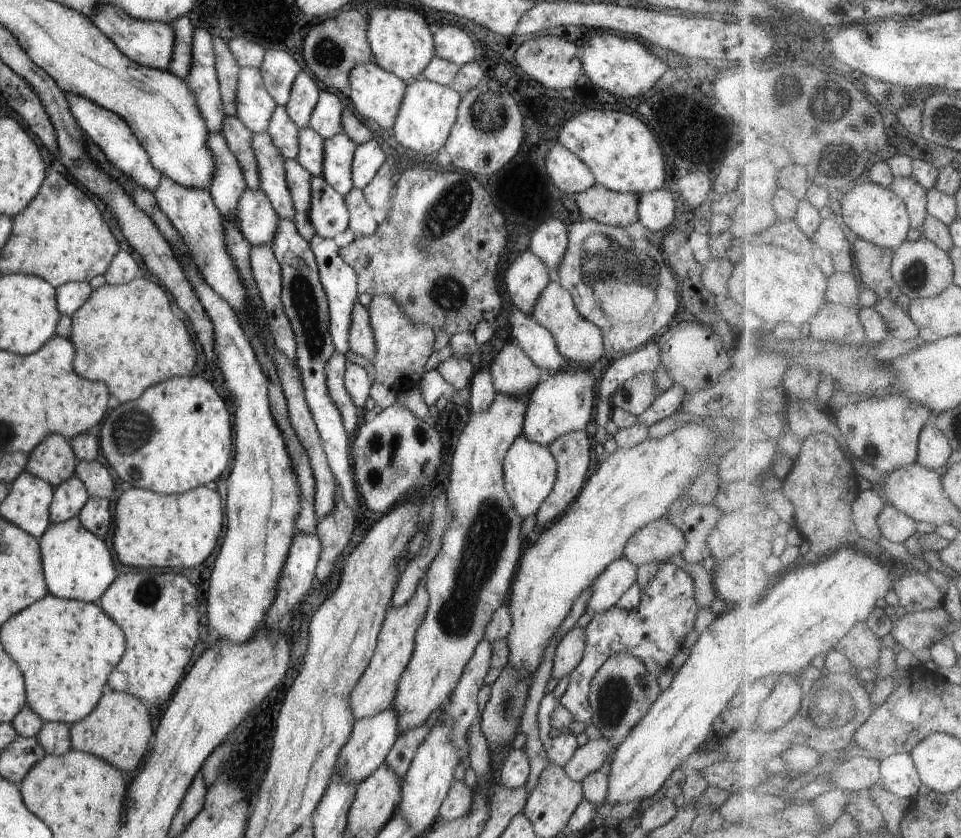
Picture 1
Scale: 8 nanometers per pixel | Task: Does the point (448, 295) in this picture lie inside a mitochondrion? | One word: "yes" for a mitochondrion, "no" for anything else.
yes

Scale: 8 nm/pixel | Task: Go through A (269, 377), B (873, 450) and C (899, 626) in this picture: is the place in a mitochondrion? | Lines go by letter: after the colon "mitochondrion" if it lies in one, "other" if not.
A: other
B: mitochondrion
C: other

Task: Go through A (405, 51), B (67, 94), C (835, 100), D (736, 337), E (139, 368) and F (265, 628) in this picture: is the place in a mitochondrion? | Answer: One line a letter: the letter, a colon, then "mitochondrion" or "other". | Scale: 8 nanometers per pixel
A: other
B: other
C: mitochondrion
D: other
E: other
F: other

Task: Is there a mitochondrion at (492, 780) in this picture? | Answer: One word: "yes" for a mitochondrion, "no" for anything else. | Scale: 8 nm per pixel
no

